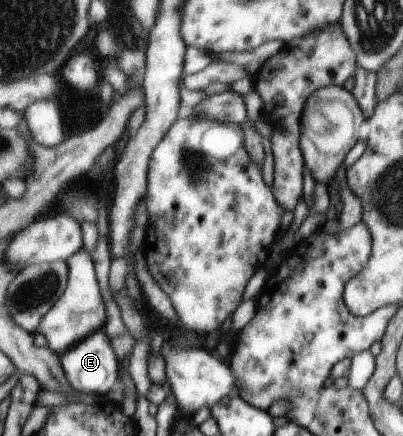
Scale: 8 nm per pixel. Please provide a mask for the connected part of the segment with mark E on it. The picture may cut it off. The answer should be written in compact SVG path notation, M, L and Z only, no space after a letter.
M104 329L96 330L90 334L88 338L84 338L70 348L64 356L61 357L62 369L68 378L68 382L80 392L93 392L96 394L108 395L111 390L118 386L119 378L118 372L120 370L120 360L110 344L110 338L104 334Z

